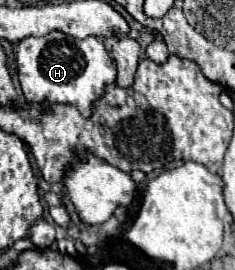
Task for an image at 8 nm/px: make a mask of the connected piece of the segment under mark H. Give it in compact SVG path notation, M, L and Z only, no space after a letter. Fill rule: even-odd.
M50 31L44 37L22 39L18 45L16 63L26 101L48 99L54 103L72 103L84 117L90 115L92 103L104 91L104 87L116 79L116 65L108 57L102 41L96 37L70 39L60 31Z

